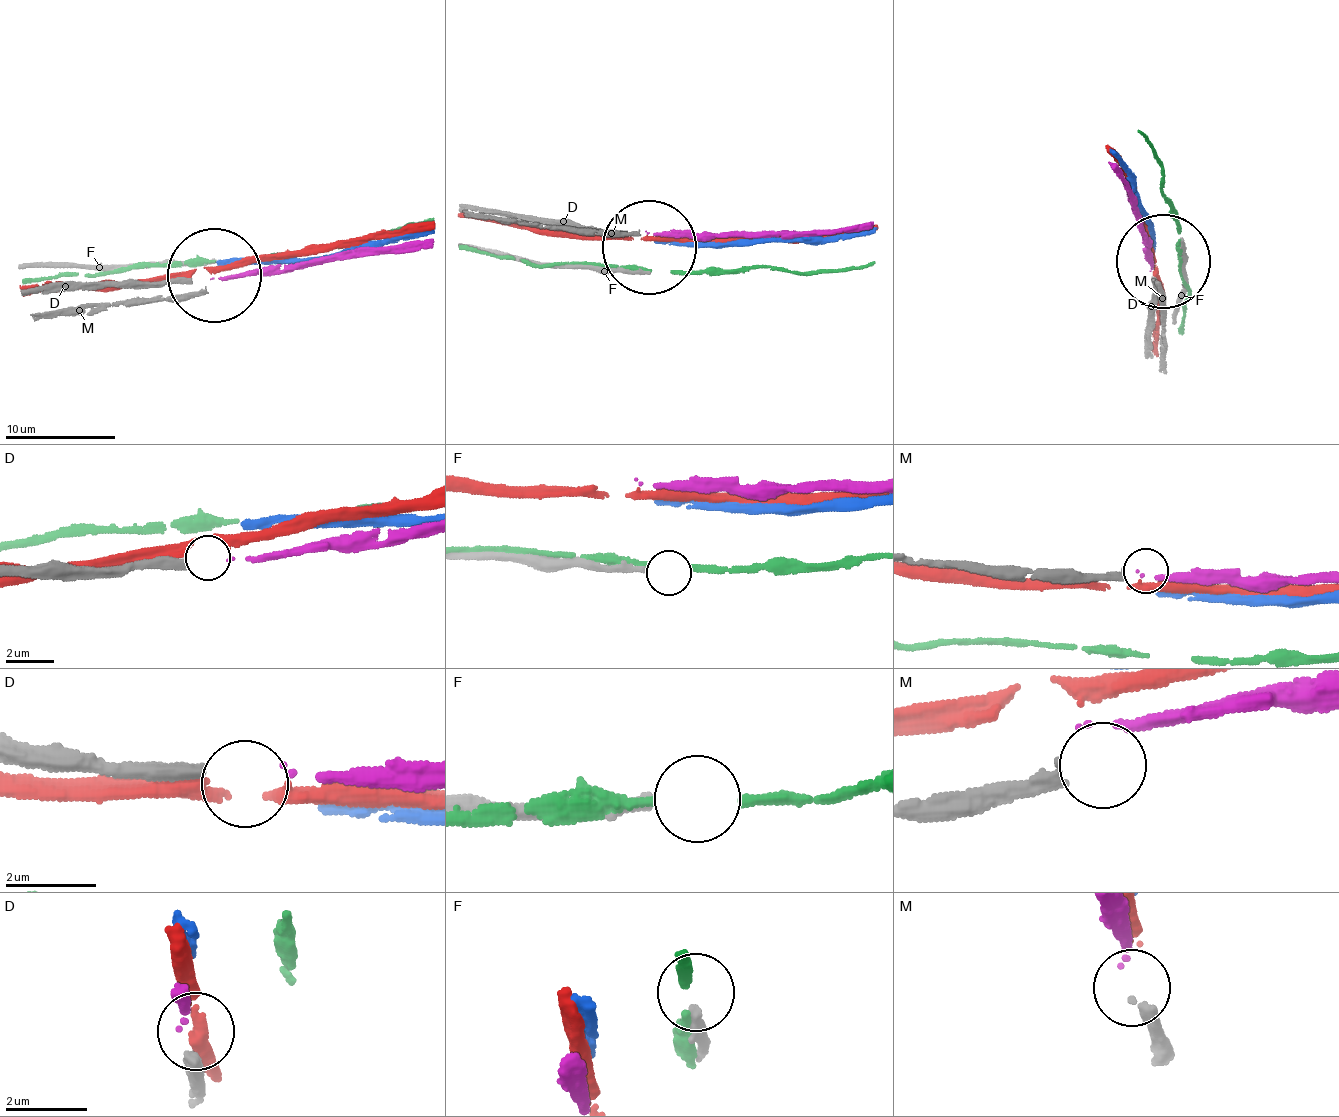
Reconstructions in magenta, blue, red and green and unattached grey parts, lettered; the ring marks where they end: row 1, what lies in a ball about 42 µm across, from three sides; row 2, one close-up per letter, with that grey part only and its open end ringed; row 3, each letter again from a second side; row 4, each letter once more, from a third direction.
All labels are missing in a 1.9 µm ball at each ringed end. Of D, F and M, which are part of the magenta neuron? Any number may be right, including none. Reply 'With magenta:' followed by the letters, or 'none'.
With magenta: D

